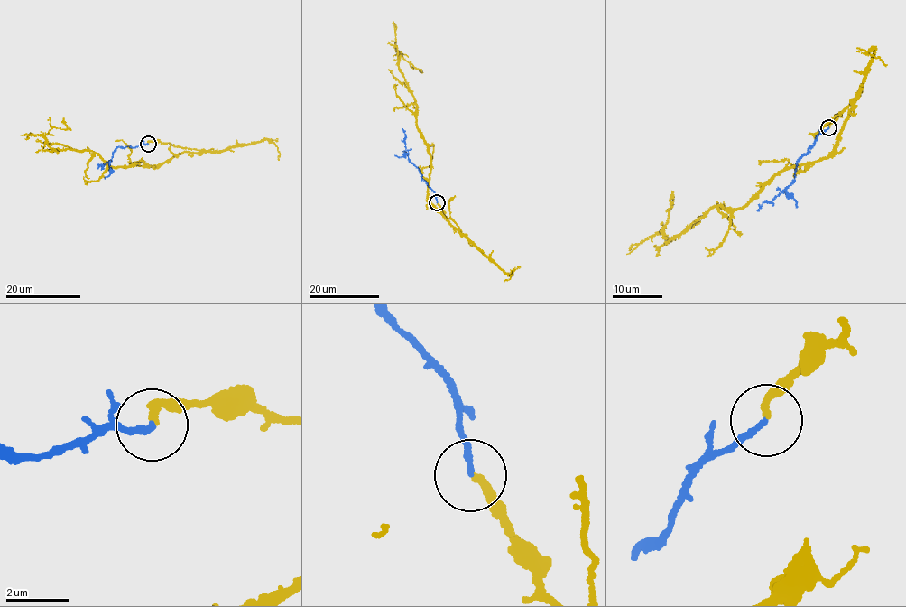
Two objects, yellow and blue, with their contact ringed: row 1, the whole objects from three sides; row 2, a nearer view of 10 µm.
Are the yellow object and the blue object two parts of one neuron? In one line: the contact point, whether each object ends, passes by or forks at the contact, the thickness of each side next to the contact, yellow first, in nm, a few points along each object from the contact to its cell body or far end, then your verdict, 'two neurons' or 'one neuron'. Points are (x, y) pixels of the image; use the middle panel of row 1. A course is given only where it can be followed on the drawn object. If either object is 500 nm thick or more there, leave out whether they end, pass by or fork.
at (437, 202); yellow ends there; blue ends there; 240 nm thick on the yellow side, 170 nm on the other; yellow runs (437, 202), (461, 234), (429, 198), (430, 156), (416, 123), (416, 100), (399, 68), (398, 55), (422, 72); blue runs (436, 202), (434, 191), (421, 177), (419, 168), (411, 162), (402, 128); one neuron

